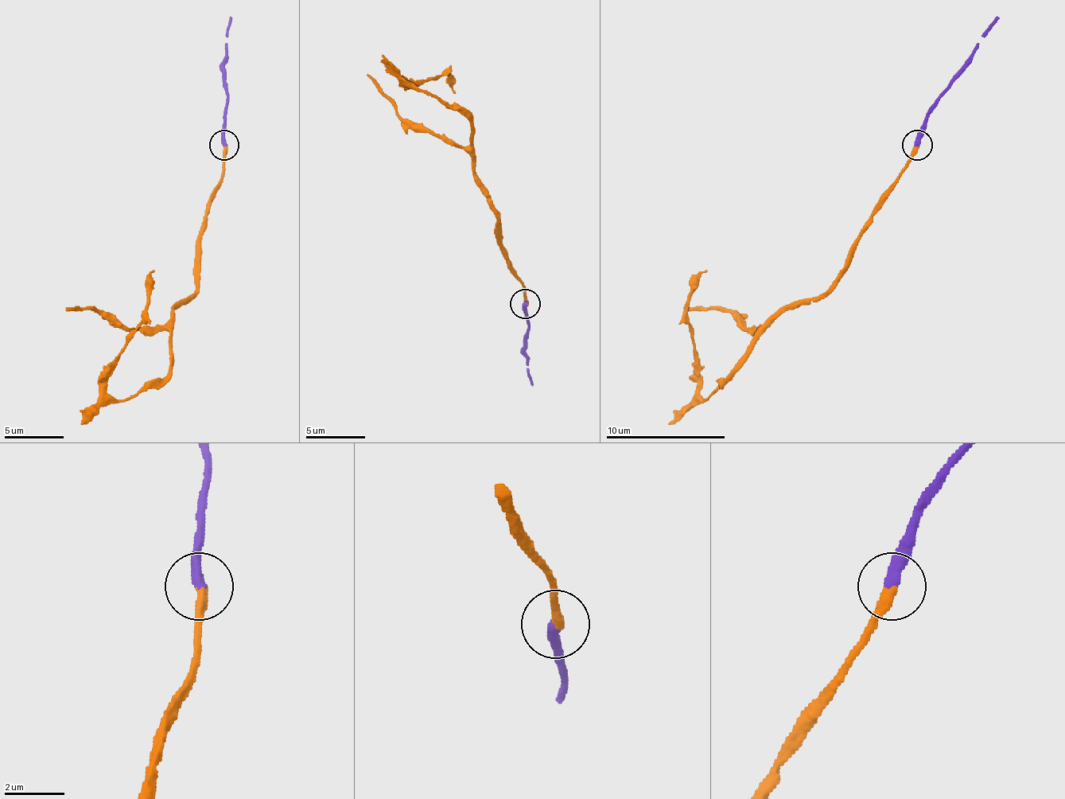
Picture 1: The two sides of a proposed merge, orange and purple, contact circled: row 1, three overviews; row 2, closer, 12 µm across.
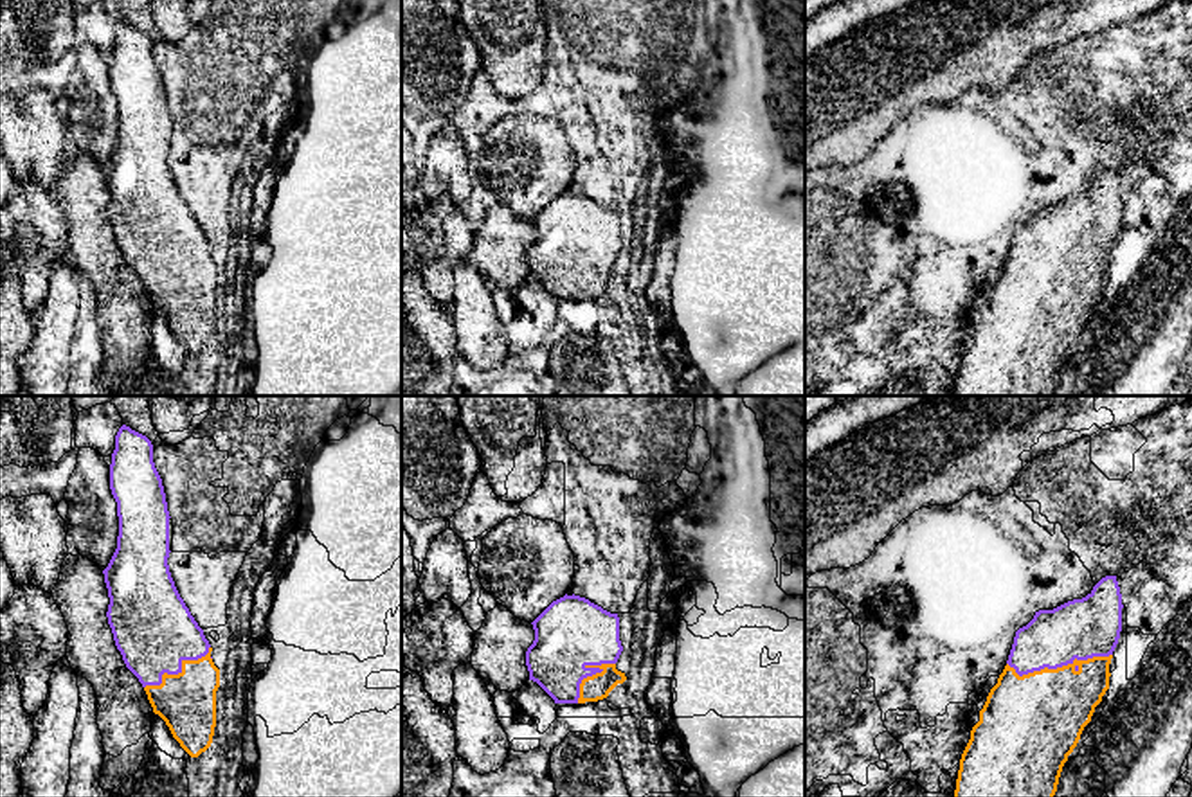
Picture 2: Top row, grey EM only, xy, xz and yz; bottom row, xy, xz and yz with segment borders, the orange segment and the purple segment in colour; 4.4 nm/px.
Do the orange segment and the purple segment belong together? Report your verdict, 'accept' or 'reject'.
accept

